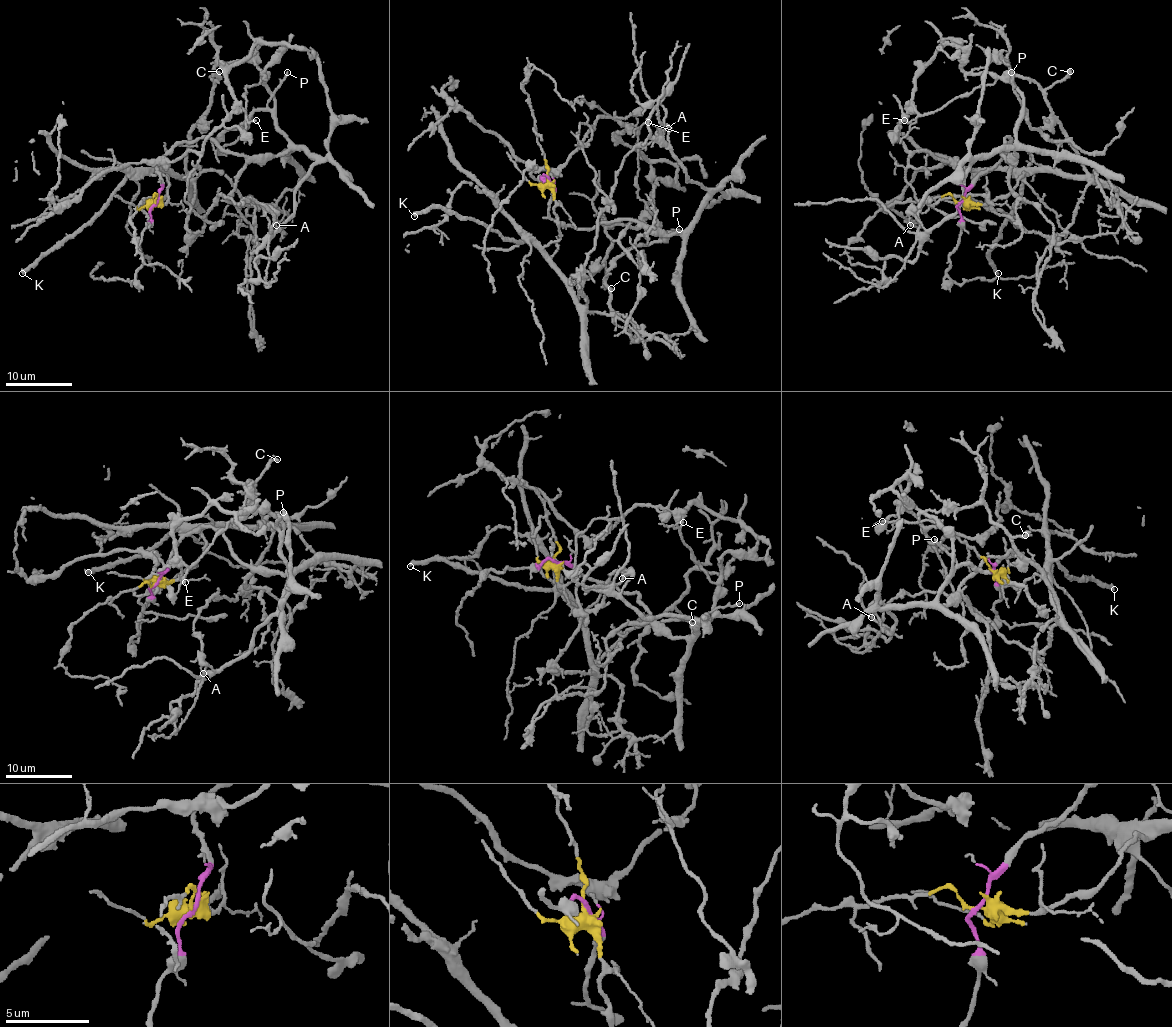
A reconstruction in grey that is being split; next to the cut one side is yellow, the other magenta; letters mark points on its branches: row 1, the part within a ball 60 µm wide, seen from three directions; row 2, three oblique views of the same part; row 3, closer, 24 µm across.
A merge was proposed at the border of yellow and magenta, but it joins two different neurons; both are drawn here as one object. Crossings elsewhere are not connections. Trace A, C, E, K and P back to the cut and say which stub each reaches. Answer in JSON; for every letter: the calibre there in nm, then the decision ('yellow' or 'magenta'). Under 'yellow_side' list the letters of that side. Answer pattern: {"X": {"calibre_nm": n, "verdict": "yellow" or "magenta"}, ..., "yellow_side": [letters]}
{"A": {"calibre_nm": 110, "verdict": "magenta"}, "C": {"calibre_nm": 400, "verdict": "yellow"}, "E": {"calibre_nm": 160, "verdict": "magenta"}, "K": {"calibre_nm": 360, "verdict": "yellow"}, "P": {"calibre_nm": 200, "verdict": "magenta"}, "yellow_side": ["C", "K"]}

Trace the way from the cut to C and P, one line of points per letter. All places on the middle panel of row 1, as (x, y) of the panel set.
C: (548, 178), (559, 232), (543, 255), (578, 304), (581, 285), (603, 263), (604, 284), (611, 289)
P: (548, 178), (554, 188), (548, 215), (571, 227), (635, 220), (680, 233), (666, 240), (668, 232), (680, 228)

